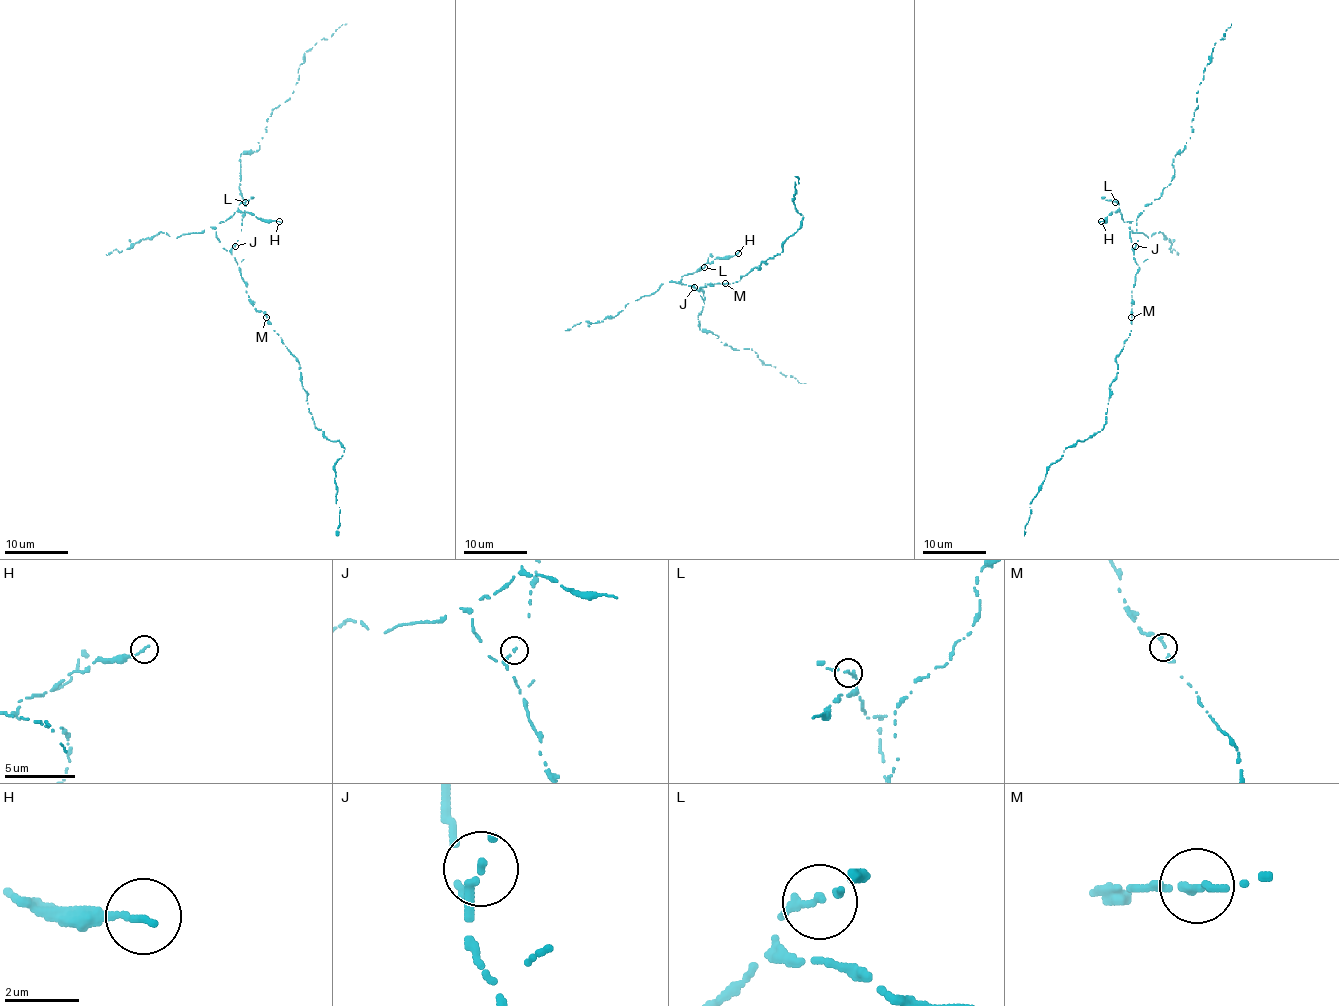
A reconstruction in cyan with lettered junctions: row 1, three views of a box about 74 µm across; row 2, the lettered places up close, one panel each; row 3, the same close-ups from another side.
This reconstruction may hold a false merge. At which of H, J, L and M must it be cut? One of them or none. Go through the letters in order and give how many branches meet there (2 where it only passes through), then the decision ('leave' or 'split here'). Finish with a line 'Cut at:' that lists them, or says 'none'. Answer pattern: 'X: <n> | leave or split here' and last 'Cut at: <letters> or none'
H: 1 | leave
J: 1 | leave
L: 1 | leave
M: 1 | leave
Cut at: none

